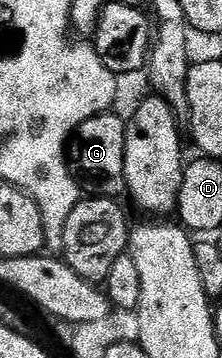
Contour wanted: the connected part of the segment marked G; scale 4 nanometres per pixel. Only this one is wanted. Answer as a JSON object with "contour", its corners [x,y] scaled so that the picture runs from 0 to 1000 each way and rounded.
{"contour":[[[518,310],[419,321],[419,332],[383,332],[383,344],[338,358],[311,397],[302,444],[320,480],[338,486],[396,542],[536,556],[572,539],[568,408],[572,338],[536,330]]]}

